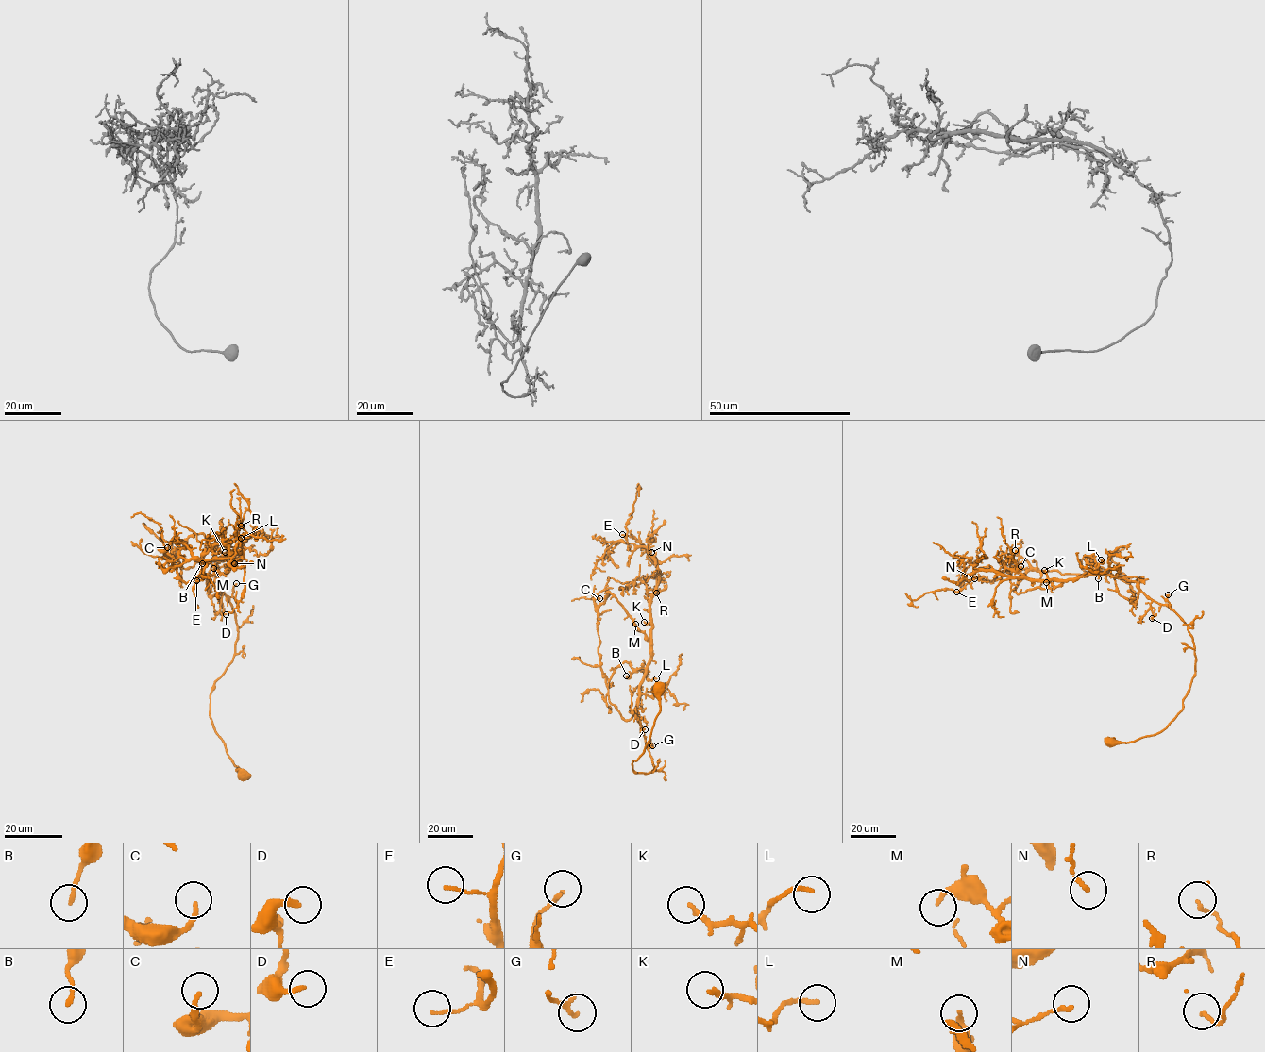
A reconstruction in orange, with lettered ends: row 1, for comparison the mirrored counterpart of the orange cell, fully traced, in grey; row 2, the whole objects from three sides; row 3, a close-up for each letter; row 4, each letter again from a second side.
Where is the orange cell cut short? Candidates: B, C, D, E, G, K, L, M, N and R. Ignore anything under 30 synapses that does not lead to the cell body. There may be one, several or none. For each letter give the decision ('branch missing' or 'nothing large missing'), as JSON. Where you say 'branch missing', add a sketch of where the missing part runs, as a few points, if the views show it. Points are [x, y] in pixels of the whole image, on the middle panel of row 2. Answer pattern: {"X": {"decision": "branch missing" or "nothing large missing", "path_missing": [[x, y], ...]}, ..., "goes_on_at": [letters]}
{"B": {"decision": "nothing large missing"}, "C": {"decision": "nothing large missing"}, "D": {"decision": "nothing large missing"}, "E": {"decision": "nothing large missing"}, "G": {"decision": "nothing large missing"}, "K": {"decision": "branch missing", "path_missing": [[644, 622], [635, 615], [634, 608], [647, 604], [649, 599]]}, "L": {"decision": "nothing large missing"}, "M": {"decision": "nothing large missing"}, "N": {"decision": "nothing large missing"}, "R": {"decision": "nothing large missing"}, "goes_on_at": ["K"]}

